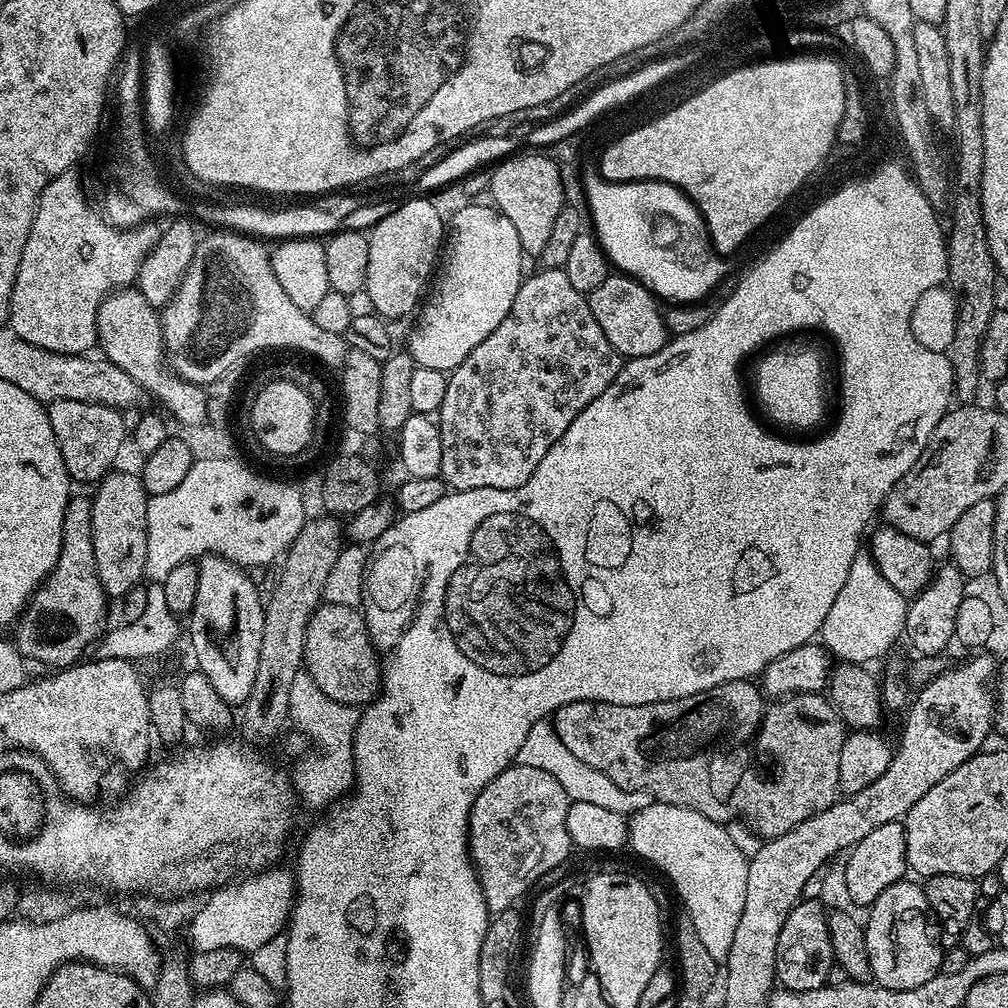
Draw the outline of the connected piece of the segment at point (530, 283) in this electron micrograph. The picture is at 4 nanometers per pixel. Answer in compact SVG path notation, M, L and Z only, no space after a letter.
M541 267L537 271L533 276L528 274L521 279L518 294L514 294L514 306L510 306L510 314L506 314L506 318L502 318L498 326L494 326L492 333L482 342L478 342L478 346L474 346L470 354L466 354L466 358L458 367L447 373L448 385L438 413L438 423L442 438L440 476L449 489L465 492L483 488L510 490L522 486L522 482L526 482L530 474L534 474L538 462L546 458L546 450L550 450L550 446L554 446L554 442L558 442L558 438L566 434L566 426L570 426L570 422L574 422L574 418L578 418L578 414L582 414L582 410L586 410L586 406L590 406L590 402L594 402L594 398L598 398L602 390L606 390L606 386L614 382L614 378L618 378L622 363L621 354L618 350L614 350L614 346L610 346L610 338L602 334L602 326L598 326L598 321L594 319L594 310L590 310L587 295L574 290L574 285L571 284L570 278L566 278L563 267Z

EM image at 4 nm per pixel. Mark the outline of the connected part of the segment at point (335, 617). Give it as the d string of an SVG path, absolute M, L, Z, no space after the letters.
M321 603L306 626L303 667L308 680L328 699L367 706L380 694L380 658L359 607Z

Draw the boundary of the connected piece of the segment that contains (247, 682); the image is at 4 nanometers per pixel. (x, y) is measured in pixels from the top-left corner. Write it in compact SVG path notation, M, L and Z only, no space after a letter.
M203 555L198 567L198 594L190 613L195 667L210 678L214 690L222 694L226 703L240 706L254 686L254 674L258 674L265 601L255 582L247 576L249 573L225 557Z

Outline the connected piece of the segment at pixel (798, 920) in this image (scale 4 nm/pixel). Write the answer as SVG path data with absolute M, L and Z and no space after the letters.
M801 899L794 910L786 914L786 922L782 922L782 934L778 934L776 978L779 987L789 992L818 990L828 984L832 967L834 961L825 905L819 899Z

